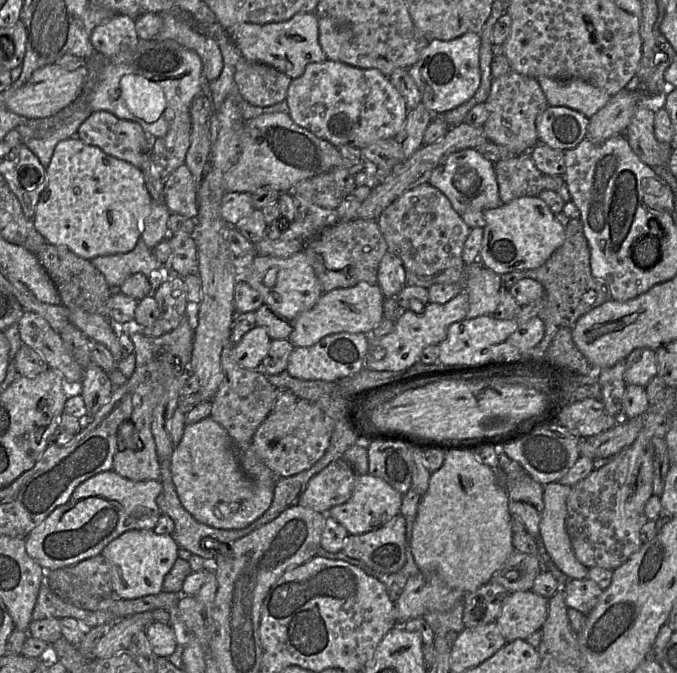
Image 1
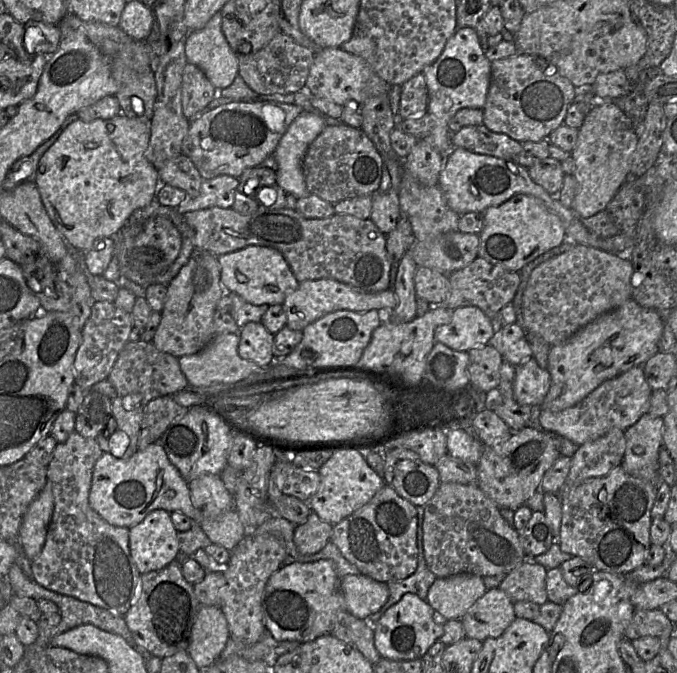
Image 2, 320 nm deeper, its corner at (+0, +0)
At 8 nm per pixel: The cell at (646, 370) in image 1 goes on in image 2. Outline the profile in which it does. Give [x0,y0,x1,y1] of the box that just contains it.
[537,366,653,446]

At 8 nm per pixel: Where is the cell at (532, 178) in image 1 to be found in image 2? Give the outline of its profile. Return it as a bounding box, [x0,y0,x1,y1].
[452,124,522,160]

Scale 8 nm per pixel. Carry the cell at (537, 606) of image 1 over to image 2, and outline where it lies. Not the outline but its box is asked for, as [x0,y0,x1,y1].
[461,587,516,641]

